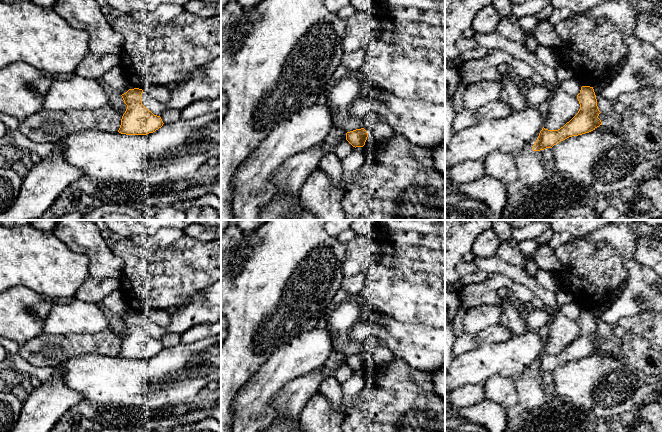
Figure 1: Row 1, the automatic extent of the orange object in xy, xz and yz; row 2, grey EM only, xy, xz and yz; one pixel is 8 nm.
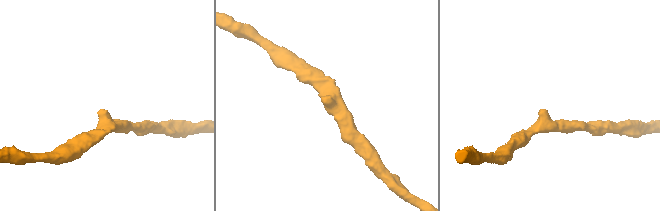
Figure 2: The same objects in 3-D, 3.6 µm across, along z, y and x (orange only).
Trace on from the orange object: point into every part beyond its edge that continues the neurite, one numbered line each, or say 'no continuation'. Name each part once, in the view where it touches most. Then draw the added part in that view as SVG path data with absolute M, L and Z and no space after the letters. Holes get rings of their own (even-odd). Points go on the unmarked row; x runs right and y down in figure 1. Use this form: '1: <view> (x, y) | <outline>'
no continuation

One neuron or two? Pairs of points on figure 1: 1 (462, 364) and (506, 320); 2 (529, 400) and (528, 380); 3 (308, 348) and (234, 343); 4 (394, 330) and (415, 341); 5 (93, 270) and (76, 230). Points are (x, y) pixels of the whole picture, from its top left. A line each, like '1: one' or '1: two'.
1: two
2: one
3: two
4: one
5: one

